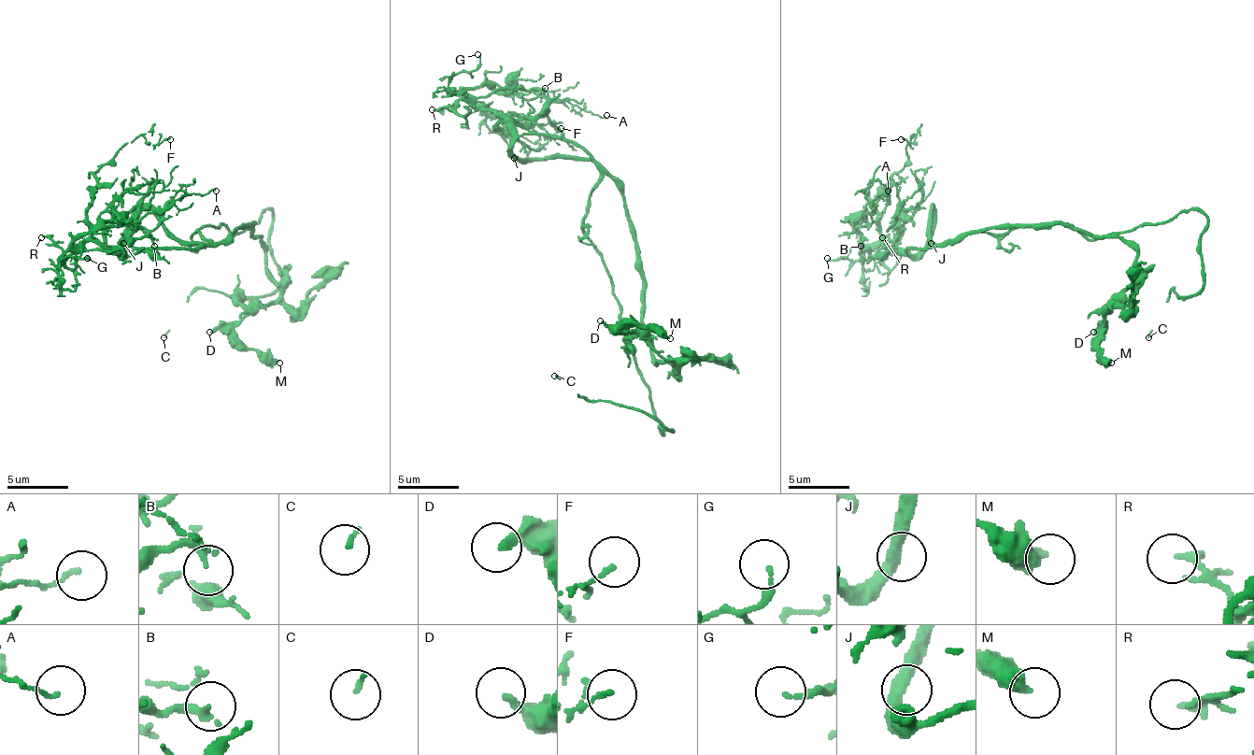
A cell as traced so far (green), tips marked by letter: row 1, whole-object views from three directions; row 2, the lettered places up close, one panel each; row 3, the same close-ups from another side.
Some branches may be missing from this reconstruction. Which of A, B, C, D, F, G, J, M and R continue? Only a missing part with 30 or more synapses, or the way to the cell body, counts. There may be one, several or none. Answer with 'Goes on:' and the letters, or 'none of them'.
Goes on: C

